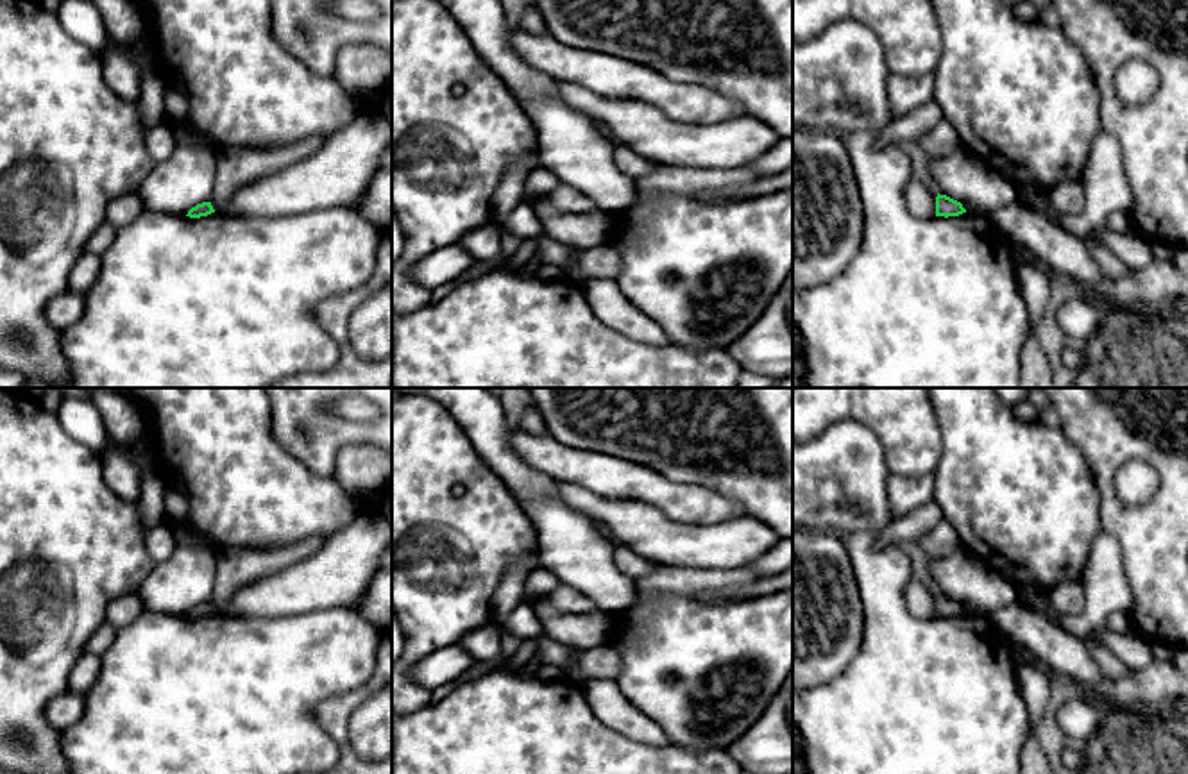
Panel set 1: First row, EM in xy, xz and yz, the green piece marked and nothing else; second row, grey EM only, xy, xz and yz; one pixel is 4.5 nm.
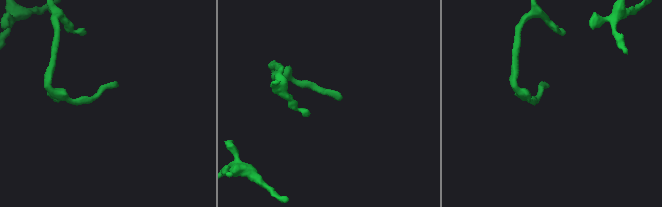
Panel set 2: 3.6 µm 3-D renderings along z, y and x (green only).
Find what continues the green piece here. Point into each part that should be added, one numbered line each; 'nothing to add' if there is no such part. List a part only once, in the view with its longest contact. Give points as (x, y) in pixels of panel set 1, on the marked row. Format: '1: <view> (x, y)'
nothing to add

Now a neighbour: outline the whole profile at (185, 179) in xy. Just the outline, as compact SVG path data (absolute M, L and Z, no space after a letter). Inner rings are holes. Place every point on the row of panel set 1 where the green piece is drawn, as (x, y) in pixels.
M177 141L170 157L156 163L136 191L141 207L186 216L191 207L209 202L216 184L216 150Z

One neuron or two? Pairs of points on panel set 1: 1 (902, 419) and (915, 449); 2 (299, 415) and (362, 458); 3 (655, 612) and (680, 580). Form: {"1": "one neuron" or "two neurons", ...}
{"1": "one neuron", "2": "two neurons", "3": "two neurons"}

